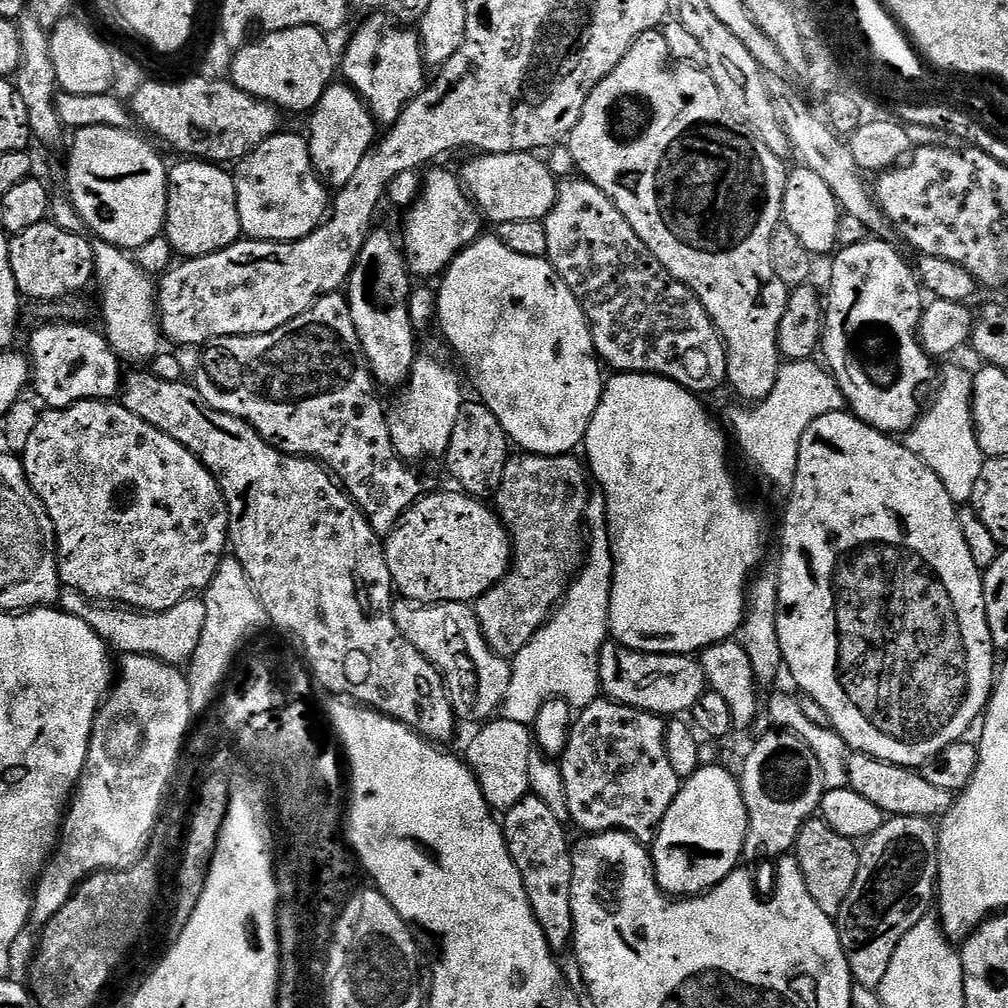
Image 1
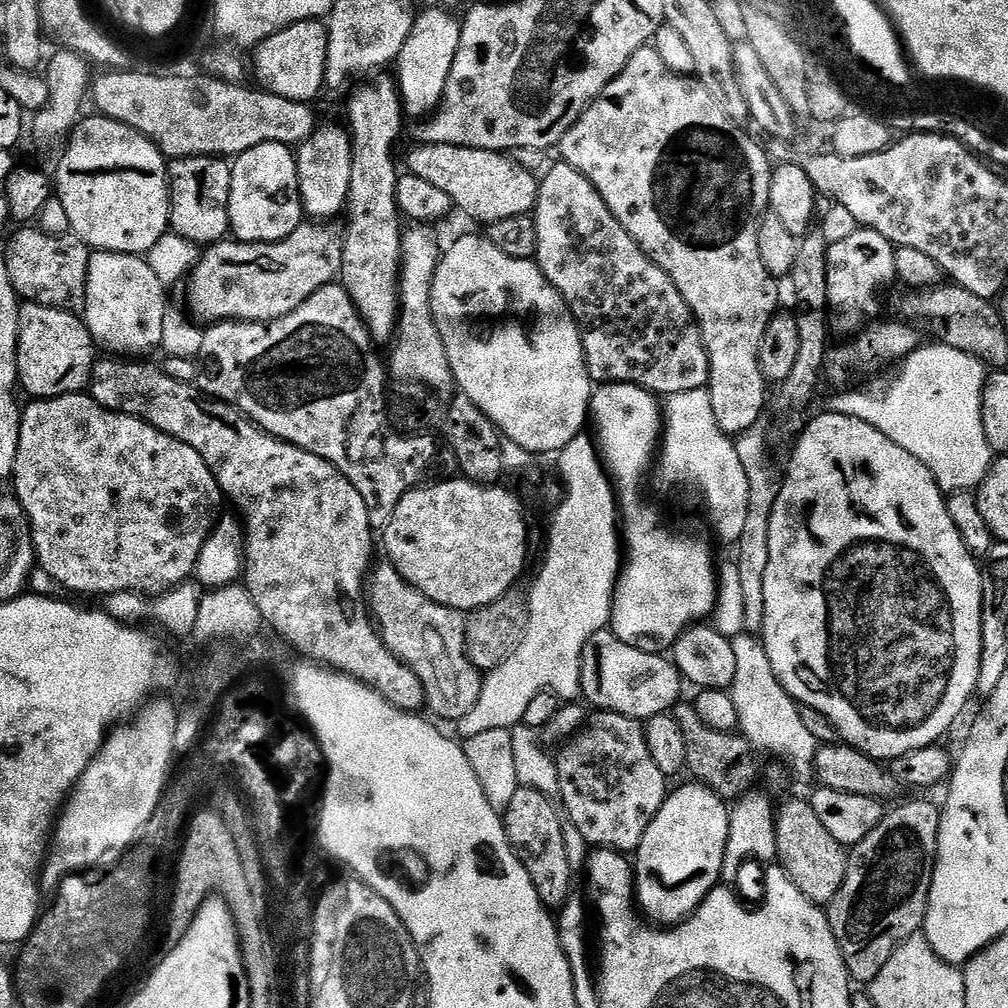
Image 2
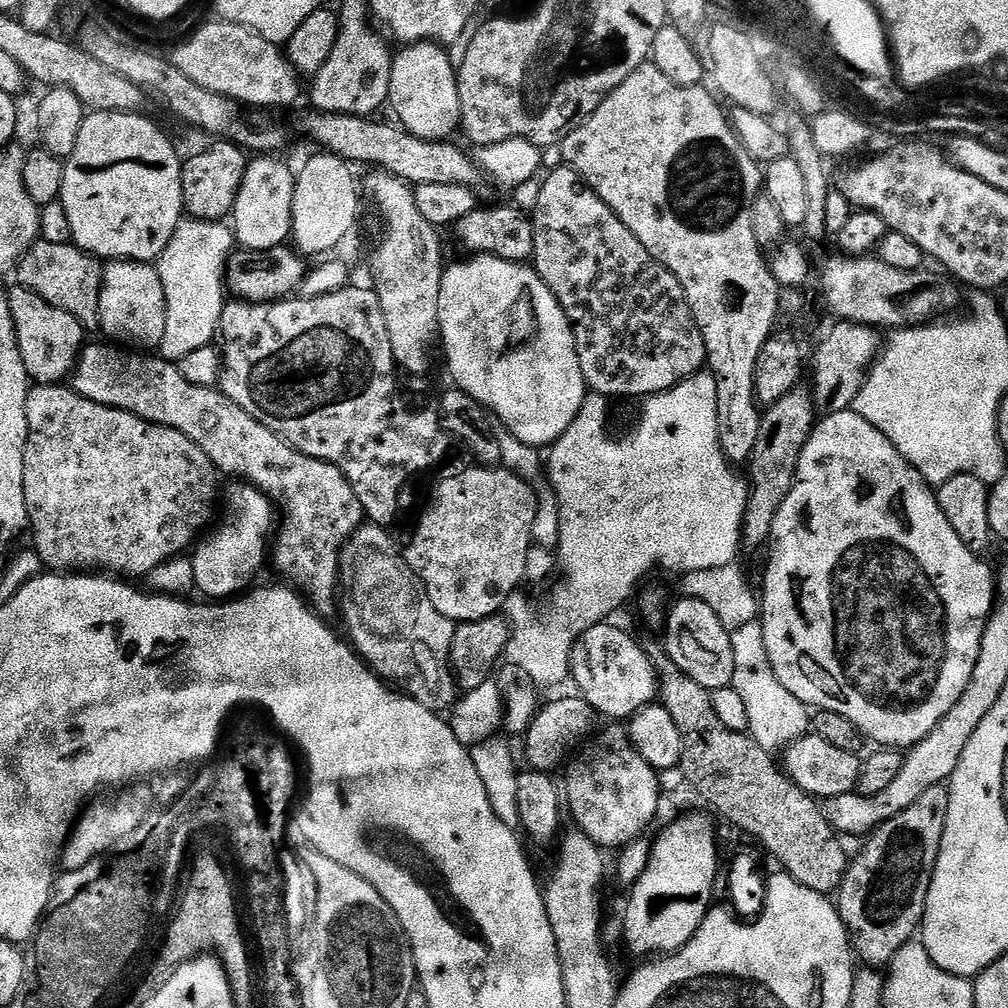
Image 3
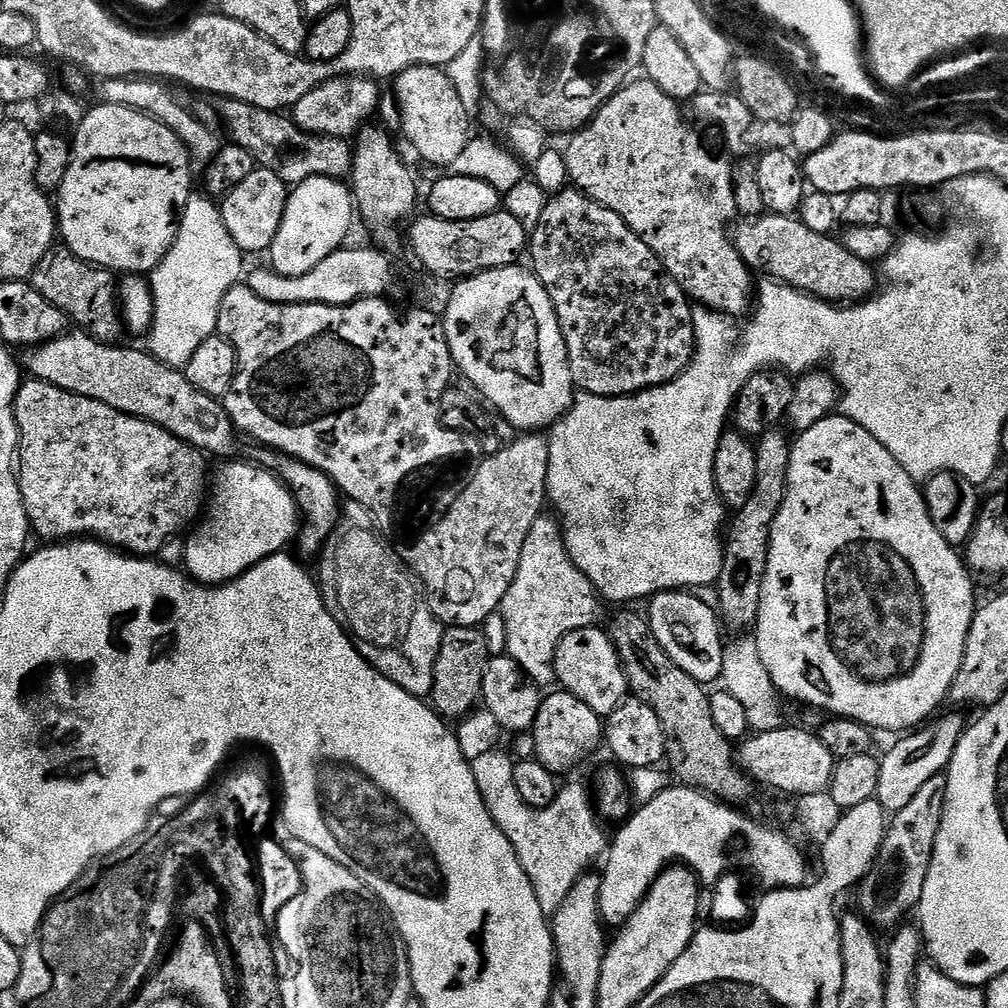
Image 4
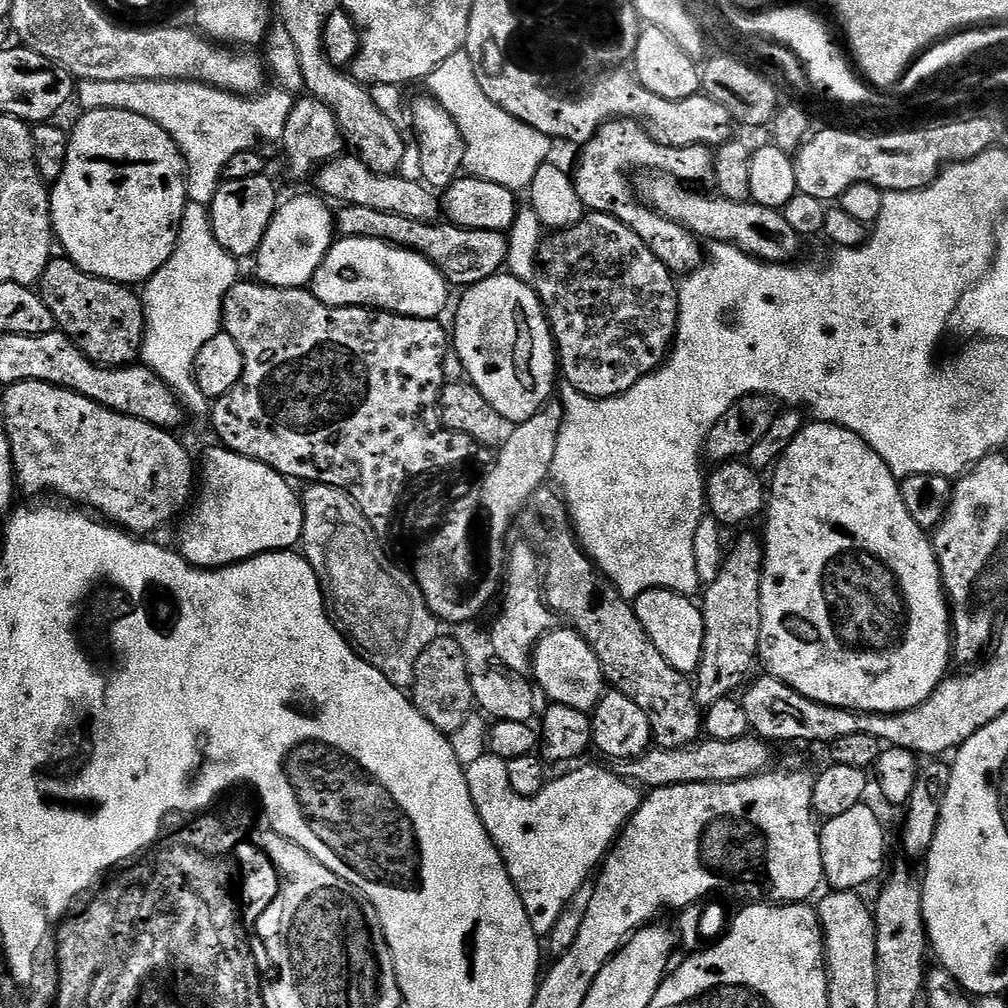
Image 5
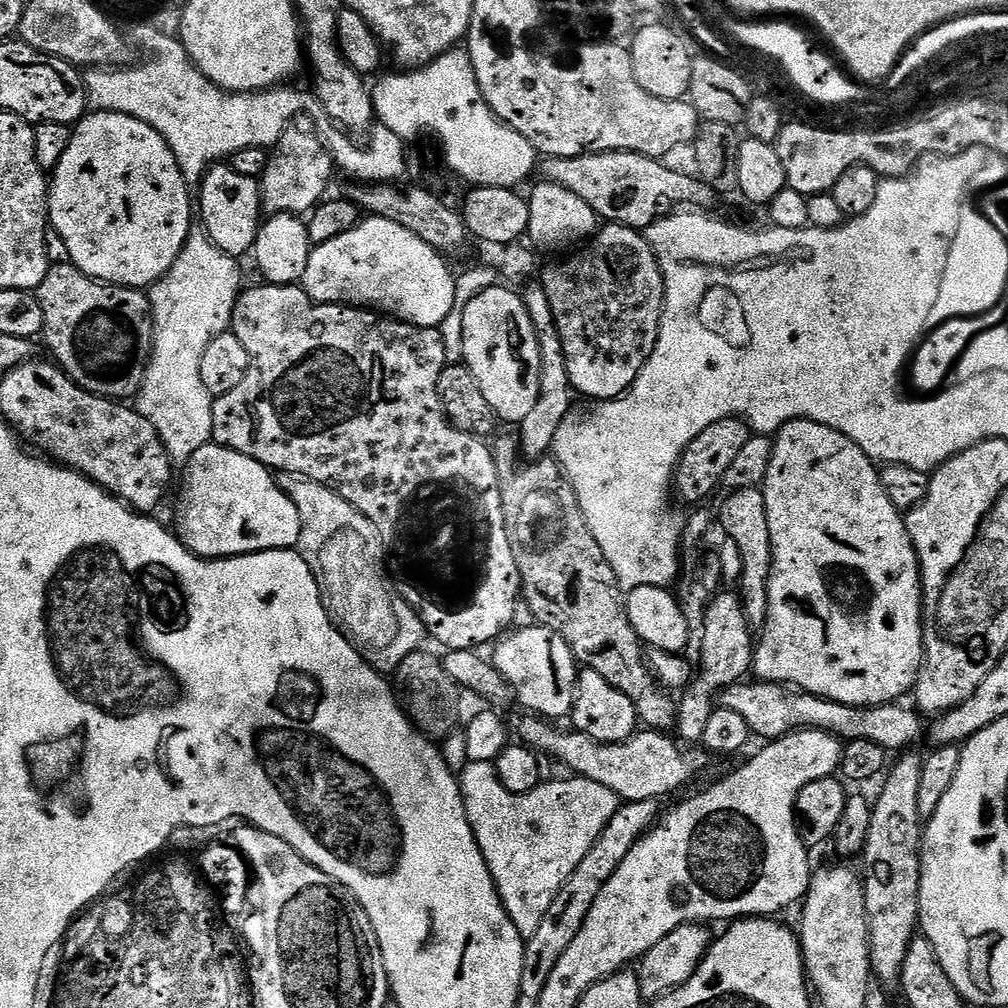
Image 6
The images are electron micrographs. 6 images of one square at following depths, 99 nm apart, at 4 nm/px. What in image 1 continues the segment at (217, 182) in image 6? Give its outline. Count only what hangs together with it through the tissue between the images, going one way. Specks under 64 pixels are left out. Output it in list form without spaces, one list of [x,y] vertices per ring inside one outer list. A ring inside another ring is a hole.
[[[281,130],[249,152],[237,168],[234,175],[240,230],[247,239],[301,240],[324,223],[330,211],[330,192],[312,165],[303,135]]]

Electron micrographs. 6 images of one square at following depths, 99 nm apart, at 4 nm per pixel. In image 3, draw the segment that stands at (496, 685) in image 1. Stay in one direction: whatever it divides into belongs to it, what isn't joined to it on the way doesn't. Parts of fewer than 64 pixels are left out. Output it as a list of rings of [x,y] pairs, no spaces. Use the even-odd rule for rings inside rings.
[[[368,522],[344,544],[338,612],[344,615],[347,639],[377,676],[388,682],[397,680],[407,695],[424,698],[428,688],[448,692],[454,688],[450,657],[457,625],[434,610],[424,584],[410,570],[401,545],[392,541],[388,531],[387,527]],[[388,572],[396,572],[396,576],[388,576]]]

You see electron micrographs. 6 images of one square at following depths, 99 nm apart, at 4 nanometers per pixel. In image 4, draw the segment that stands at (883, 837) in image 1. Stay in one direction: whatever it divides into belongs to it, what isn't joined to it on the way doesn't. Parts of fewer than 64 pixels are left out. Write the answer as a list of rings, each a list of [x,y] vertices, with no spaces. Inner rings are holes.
[[[944,774],[930,778],[930,782],[926,782],[926,786],[918,790],[918,794],[914,794],[910,803],[891,817],[884,841],[881,843],[880,853],[858,885],[861,908],[859,911],[873,929],[895,929],[903,921],[900,919],[911,908],[913,911],[919,905],[922,886],[930,870],[938,826],[942,822],[947,781],[948,777]]]

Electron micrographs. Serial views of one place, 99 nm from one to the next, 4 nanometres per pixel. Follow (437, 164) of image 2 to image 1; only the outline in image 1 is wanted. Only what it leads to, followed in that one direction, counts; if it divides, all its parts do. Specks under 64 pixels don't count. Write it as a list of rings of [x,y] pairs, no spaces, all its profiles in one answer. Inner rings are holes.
[[[511,152],[510,154],[480,154],[465,166],[462,171],[462,183],[469,196],[476,202],[476,207],[493,225],[502,222],[526,222],[527,220],[543,221],[544,217],[552,212],[556,205],[556,190],[558,179],[549,165],[539,161],[530,152]]]

